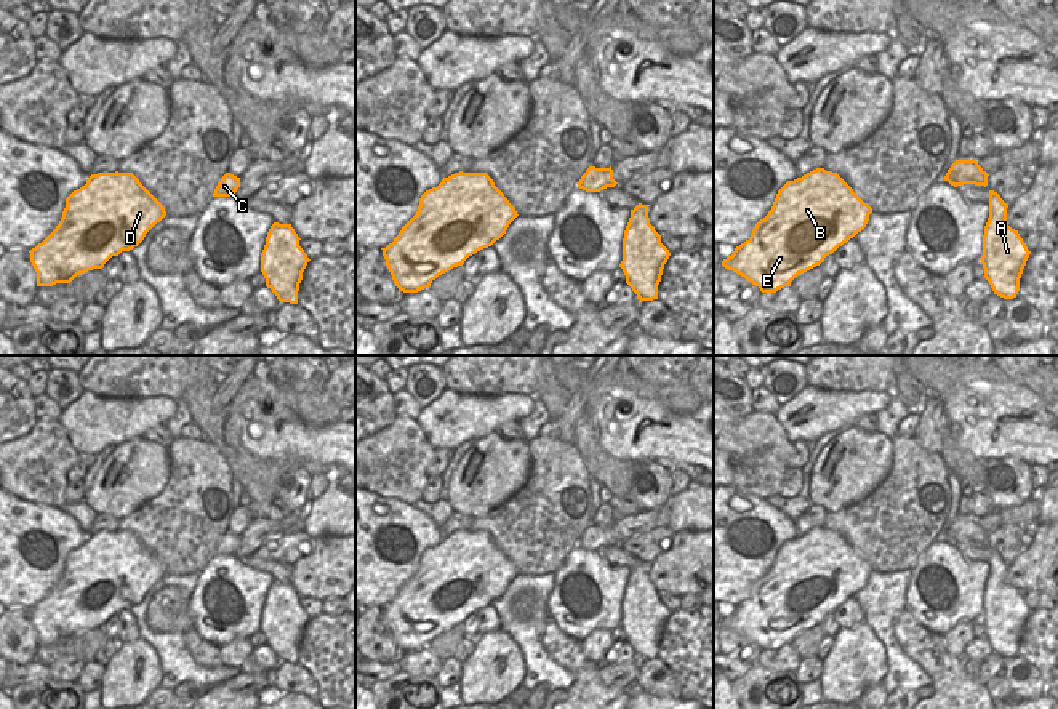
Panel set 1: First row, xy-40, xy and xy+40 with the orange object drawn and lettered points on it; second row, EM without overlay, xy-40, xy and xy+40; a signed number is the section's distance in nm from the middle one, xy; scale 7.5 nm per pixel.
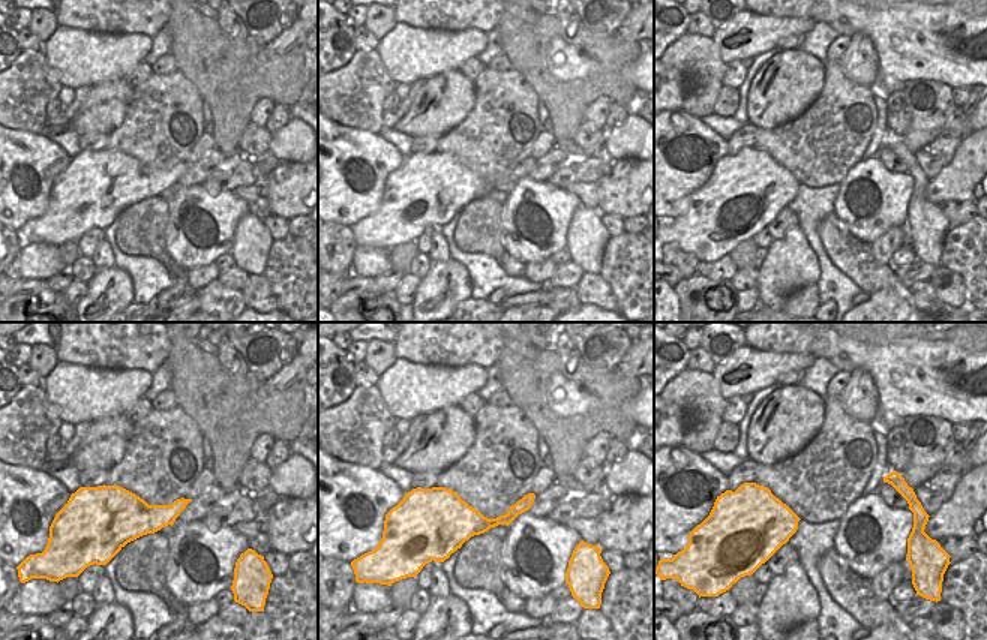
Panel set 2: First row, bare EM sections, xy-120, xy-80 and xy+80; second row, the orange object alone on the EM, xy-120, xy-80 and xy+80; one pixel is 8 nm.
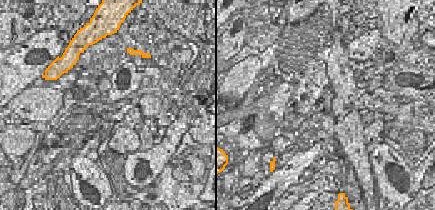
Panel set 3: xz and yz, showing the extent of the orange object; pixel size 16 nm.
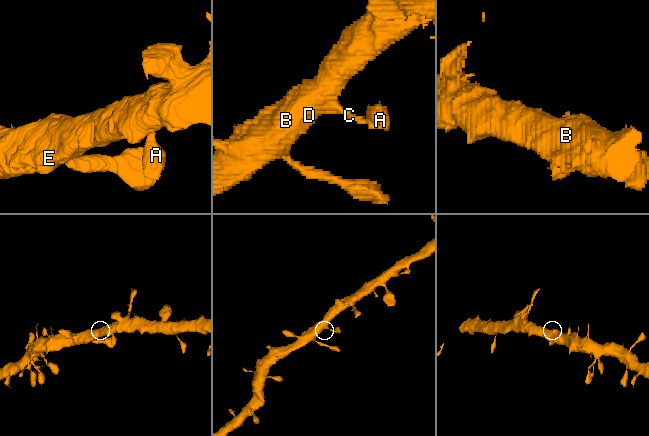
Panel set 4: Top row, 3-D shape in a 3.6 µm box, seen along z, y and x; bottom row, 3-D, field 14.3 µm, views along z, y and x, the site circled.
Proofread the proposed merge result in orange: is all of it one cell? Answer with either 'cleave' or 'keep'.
keep

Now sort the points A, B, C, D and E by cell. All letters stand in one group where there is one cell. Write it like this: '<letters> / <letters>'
A B C D E

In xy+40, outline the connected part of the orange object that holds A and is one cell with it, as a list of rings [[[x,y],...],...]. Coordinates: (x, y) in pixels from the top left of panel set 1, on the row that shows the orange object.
[[[989,190],[989,218],[984,226],[980,261],[994,294],[1013,299],[1020,291],[1020,278],[1031,251],[1018,230],[1008,226],[1007,208],[1000,195]]]

